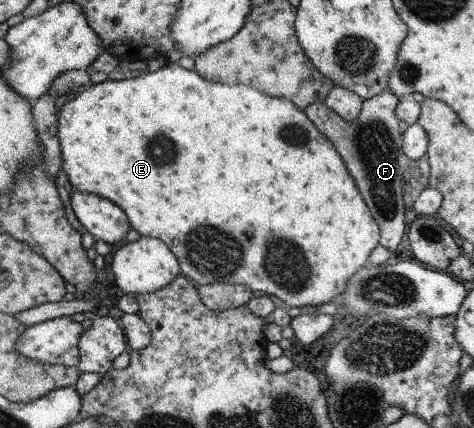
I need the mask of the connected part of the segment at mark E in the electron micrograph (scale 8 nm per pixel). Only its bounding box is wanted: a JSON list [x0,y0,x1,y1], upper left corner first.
[56,62,379,308]

